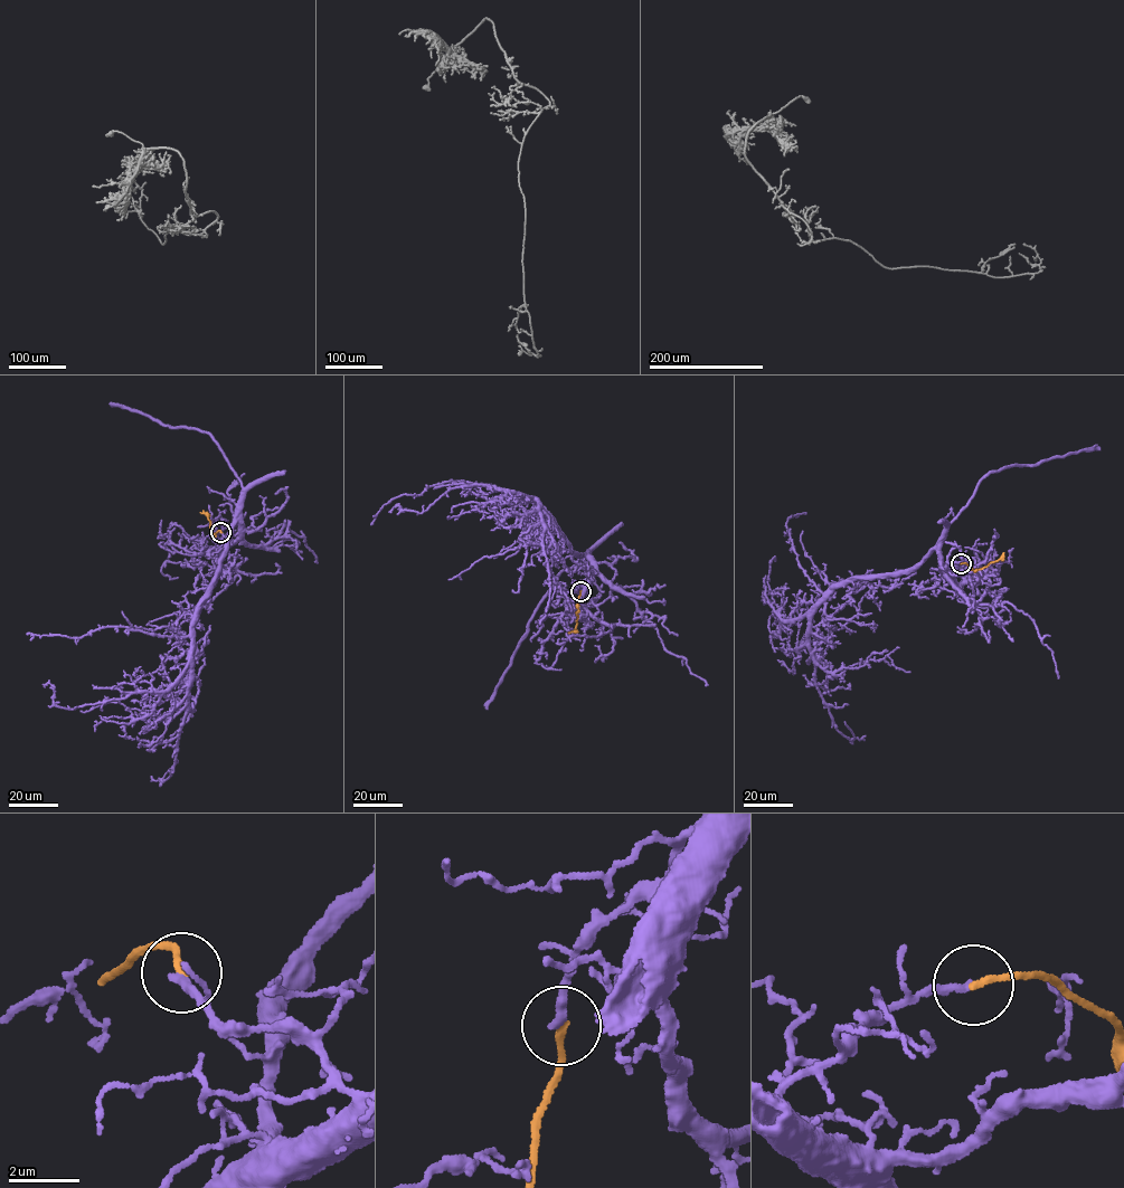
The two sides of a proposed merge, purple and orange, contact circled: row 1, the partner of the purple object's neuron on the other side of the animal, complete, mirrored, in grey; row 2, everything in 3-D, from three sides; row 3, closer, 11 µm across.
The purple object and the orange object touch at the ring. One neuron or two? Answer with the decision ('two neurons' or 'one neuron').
two neurons

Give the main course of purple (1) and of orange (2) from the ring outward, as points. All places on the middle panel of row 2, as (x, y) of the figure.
1: (579, 591), (591, 575), (589, 560), (569, 549), (537, 501), (545, 526), (546, 610), (555, 586)
2: (579, 591), (576, 626), (568, 633)

